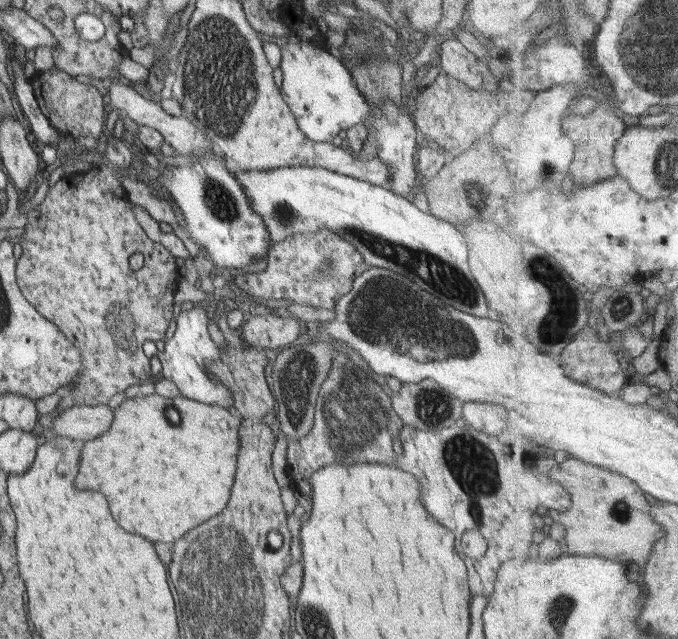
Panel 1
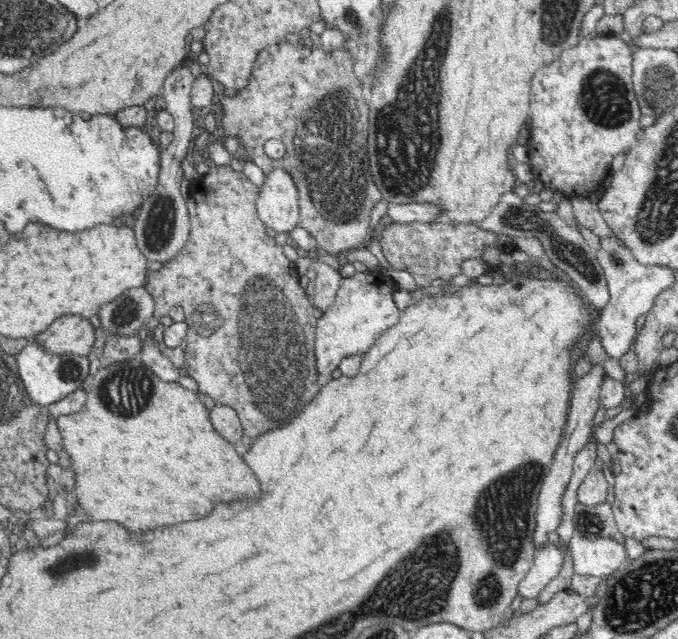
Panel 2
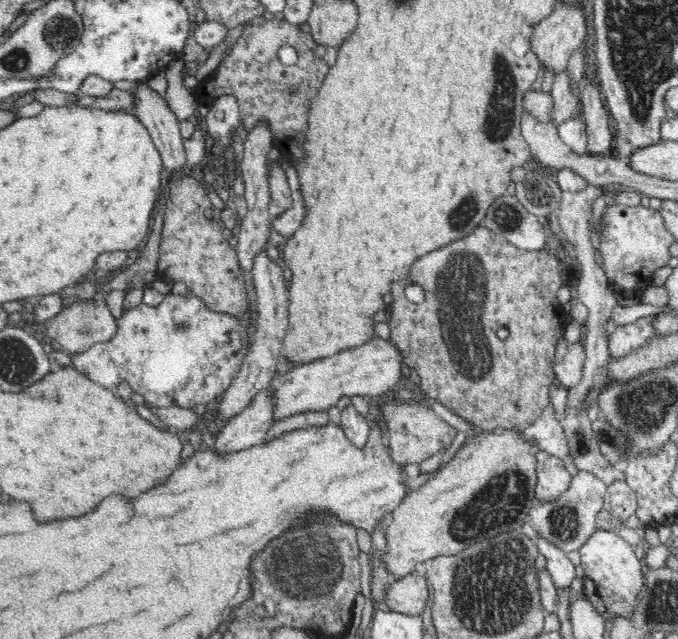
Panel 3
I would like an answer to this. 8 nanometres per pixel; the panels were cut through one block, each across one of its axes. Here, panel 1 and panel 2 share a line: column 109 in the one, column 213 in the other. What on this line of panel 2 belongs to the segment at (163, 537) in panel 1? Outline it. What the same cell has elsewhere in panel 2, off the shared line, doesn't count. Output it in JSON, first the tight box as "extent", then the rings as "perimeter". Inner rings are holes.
{"extent":[56,358,260,530],"perimeter":[[[139,358],[102,367],[94,376],[88,376],[88,380],[84,379],[83,382],[84,386],[88,388],[84,406],[75,413],[67,414],[68,416],[60,416],[56,420],[56,426],[62,437],[62,446],[68,454],[69,466],[72,466],[71,469],[76,476],[74,494],[78,498],[77,504],[89,516],[94,516],[98,520],[114,520],[128,530],[144,530],[144,528],[156,528],[156,526],[164,526],[164,524],[176,524],[176,522],[184,522],[184,520],[202,518],[204,514],[208,514],[212,510],[214,502],[218,502],[218,500],[256,498],[258,496],[260,484],[258,484],[254,472],[242,462],[242,458],[234,449],[234,443],[224,440],[214,430],[212,423],[210,423],[209,410],[198,399],[194,391],[182,387],[177,382],[160,380]]]}

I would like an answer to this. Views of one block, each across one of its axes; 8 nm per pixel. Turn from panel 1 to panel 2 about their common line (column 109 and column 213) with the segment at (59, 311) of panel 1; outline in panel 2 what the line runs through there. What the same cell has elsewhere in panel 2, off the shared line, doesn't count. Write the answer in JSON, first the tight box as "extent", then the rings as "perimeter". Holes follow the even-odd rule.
{"extent":[145,165,321,450],"perimeter":[[[210,165],[209,172],[206,175],[200,176],[197,183],[192,182],[190,184],[189,194],[185,199],[190,215],[190,234],[186,244],[182,246],[176,256],[163,263],[159,270],[148,270],[145,282],[146,291],[152,295],[154,306],[156,306],[153,314],[154,317],[160,319],[161,317],[168,316],[173,306],[182,306],[184,315],[186,315],[185,322],[189,326],[184,340],[184,348],[186,348],[186,364],[184,367],[187,370],[187,374],[196,380],[199,392],[213,398],[216,404],[232,407],[237,411],[238,418],[242,420],[242,425],[244,426],[244,434],[241,441],[247,450],[251,447],[254,439],[263,432],[286,426],[294,418],[294,415],[298,414],[298,411],[302,410],[302,407],[306,406],[306,403],[310,402],[310,399],[313,399],[315,394],[318,394],[319,388],[321,387],[317,381],[318,376],[315,369],[316,357],[314,357],[316,326],[300,327],[298,320],[296,320],[296,315],[292,311],[292,306],[308,306],[310,308],[311,304],[308,304],[309,300],[303,290],[305,280],[298,274],[298,271],[295,269],[295,264],[284,255],[282,246],[277,245],[272,237],[266,235],[267,227],[264,226],[264,223],[257,215],[256,201],[258,197],[259,186],[252,184],[243,171],[234,171],[230,165]],[[278,286],[290,290],[288,296],[290,296],[292,306],[290,306],[288,298],[284,296],[284,292]]]}

